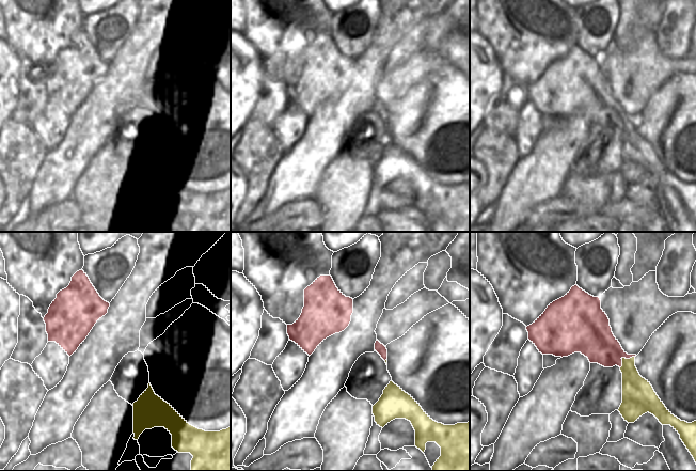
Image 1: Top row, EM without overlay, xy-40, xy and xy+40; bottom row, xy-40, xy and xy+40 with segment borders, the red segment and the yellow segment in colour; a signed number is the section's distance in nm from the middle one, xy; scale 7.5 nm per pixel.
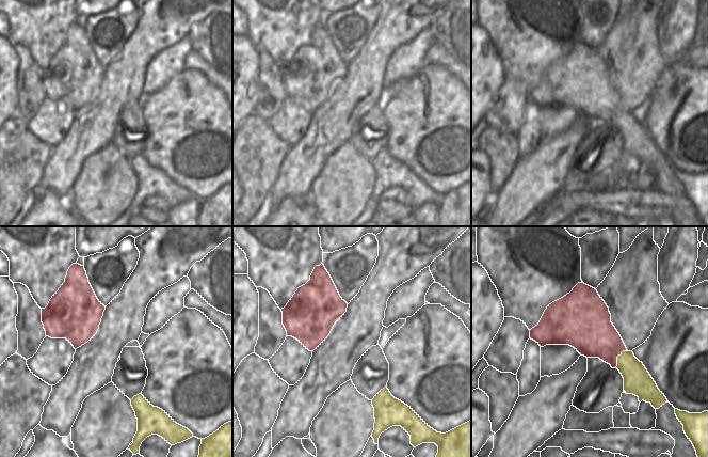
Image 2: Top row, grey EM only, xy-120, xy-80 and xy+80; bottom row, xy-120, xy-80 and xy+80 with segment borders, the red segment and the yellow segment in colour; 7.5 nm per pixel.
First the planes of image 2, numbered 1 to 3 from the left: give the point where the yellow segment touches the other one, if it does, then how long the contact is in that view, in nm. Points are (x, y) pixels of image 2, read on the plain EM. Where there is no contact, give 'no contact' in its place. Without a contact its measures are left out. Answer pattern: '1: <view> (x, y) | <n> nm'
1: no contact
2: no contact
3: xy+80 (617, 116) | 160 nm

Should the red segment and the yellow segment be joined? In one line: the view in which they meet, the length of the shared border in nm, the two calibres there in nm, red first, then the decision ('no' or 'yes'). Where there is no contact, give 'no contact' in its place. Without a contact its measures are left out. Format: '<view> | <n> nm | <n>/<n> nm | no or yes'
xy+40 | 140 nm | 280/200 nm | no

